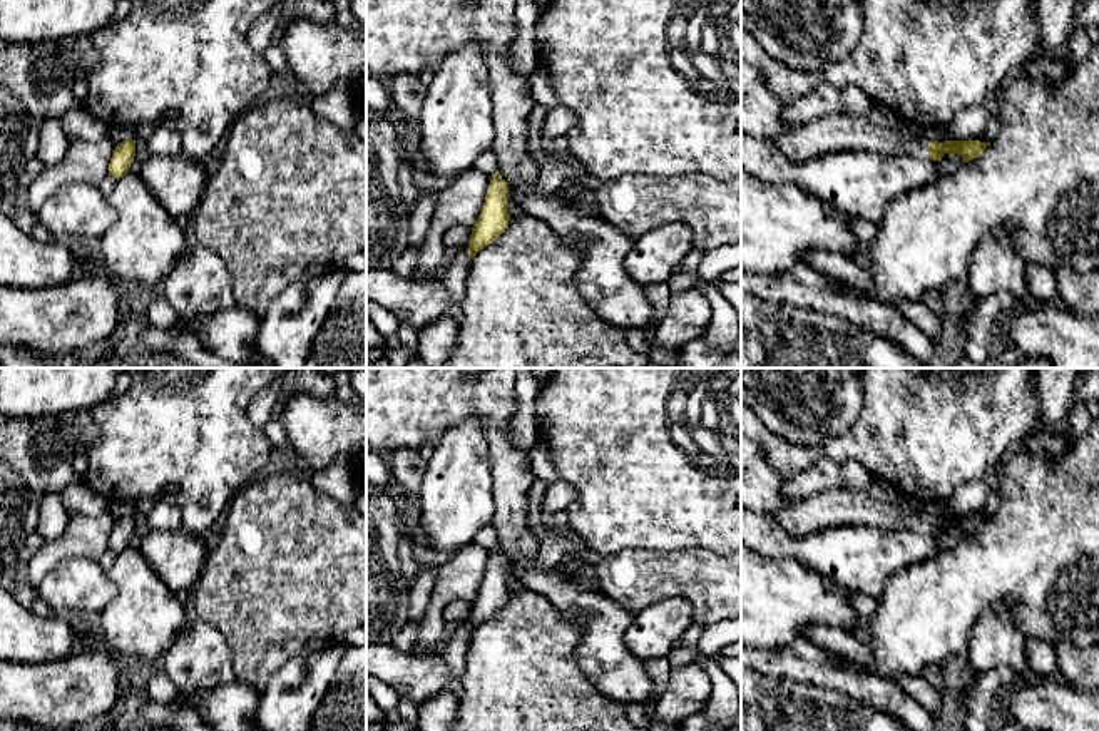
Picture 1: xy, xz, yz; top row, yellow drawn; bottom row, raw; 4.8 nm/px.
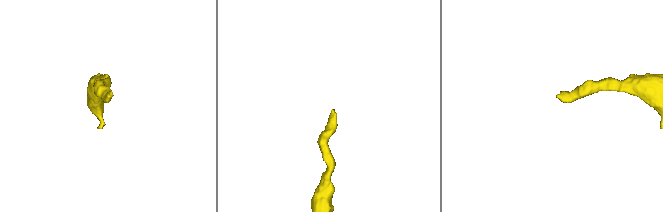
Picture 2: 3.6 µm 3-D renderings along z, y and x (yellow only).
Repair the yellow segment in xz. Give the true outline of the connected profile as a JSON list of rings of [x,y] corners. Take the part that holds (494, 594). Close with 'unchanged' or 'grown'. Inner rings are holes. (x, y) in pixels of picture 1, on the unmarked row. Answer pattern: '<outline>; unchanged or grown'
[[[497,545],[492,549],[482,587],[472,602],[468,614],[468,636],[509,602],[510,590],[507,585],[507,567],[509,560]]]; unchanged

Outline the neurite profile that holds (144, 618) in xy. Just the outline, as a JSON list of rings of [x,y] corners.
[[[129,545],[105,572],[117,594],[95,621],[100,642],[124,662],[162,659],[191,617],[189,607],[164,584],[139,547]]]

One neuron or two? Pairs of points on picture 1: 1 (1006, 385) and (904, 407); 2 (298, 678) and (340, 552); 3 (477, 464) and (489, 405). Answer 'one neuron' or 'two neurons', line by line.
1: one neuron
2: two neurons
3: two neurons

